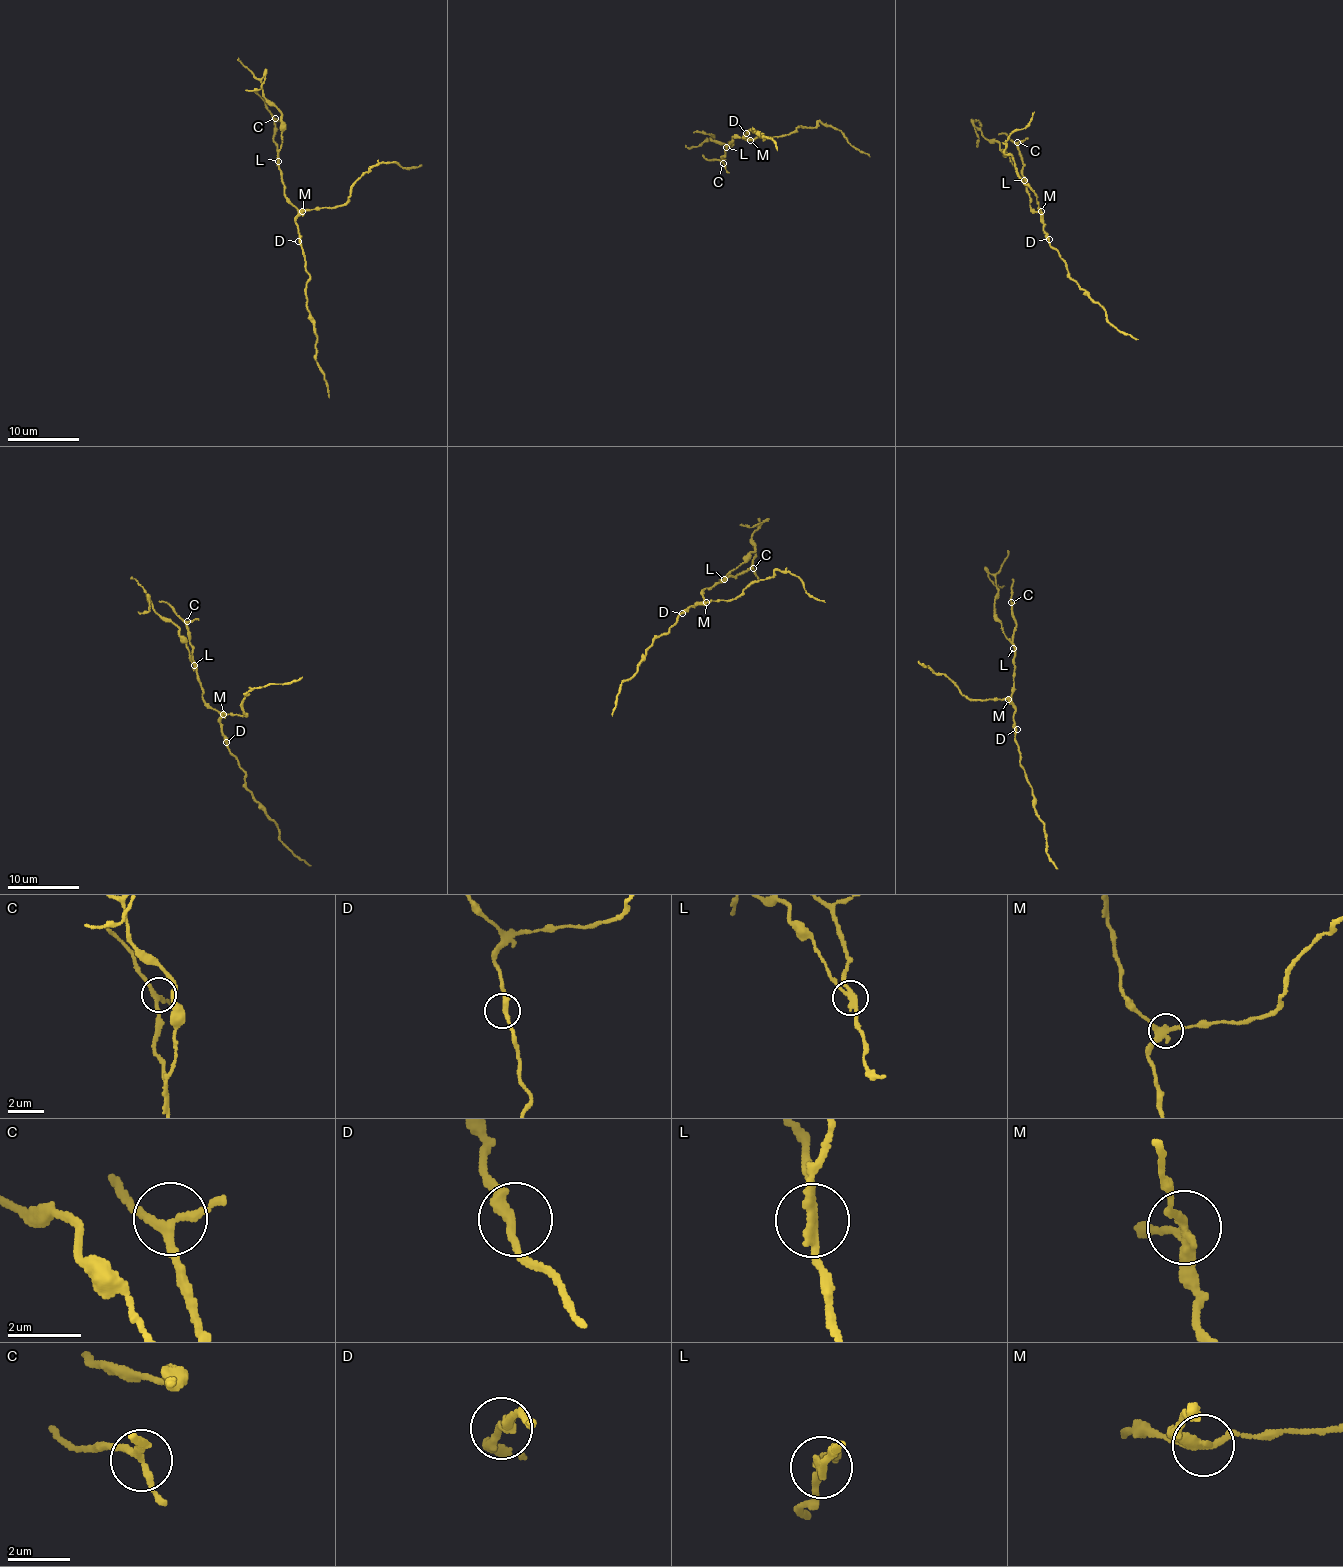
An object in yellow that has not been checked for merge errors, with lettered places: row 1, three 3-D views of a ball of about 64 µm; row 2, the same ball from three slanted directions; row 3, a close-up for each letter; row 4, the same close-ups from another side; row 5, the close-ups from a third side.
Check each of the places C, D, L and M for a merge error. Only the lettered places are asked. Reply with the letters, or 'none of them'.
L, M

